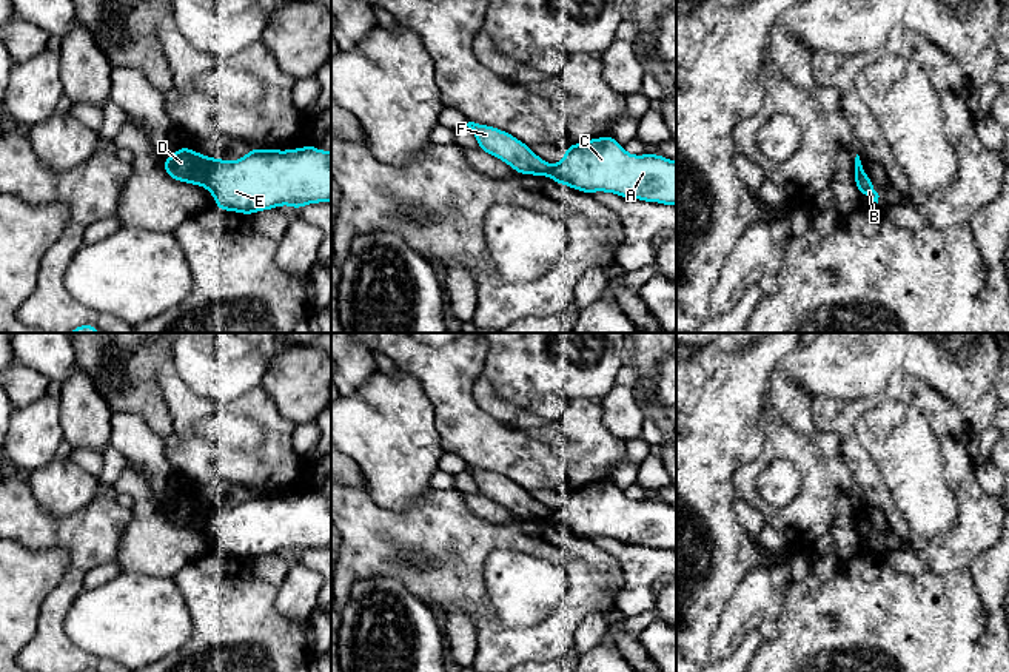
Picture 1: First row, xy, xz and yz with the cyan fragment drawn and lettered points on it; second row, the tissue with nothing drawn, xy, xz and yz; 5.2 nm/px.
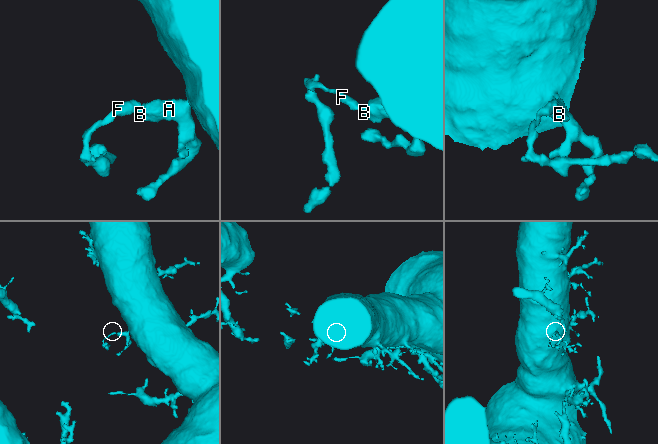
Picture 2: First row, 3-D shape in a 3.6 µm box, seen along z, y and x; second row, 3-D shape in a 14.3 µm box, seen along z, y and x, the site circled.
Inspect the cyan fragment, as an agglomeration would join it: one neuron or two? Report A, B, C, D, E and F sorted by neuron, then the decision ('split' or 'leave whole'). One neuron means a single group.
A B C E / D F | split

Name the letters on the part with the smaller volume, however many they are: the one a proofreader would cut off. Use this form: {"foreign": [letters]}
{"foreign": ["D", "F"]}

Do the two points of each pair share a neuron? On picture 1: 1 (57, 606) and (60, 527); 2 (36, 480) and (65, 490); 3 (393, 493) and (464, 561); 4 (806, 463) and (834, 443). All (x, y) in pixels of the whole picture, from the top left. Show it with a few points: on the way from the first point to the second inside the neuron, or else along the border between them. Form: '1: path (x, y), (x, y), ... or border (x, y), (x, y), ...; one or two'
1: path (70, 586), (76, 572), (76, 547); one
2: path (43, 483), (57, 487); one
3: border (430, 489), (405, 510), (388, 510), (373, 501); two
4: border (814, 438), (821, 456); two

